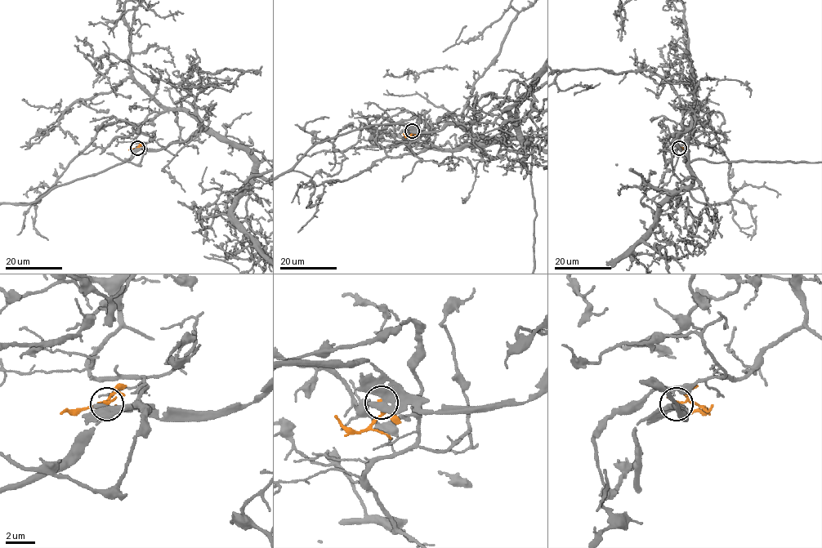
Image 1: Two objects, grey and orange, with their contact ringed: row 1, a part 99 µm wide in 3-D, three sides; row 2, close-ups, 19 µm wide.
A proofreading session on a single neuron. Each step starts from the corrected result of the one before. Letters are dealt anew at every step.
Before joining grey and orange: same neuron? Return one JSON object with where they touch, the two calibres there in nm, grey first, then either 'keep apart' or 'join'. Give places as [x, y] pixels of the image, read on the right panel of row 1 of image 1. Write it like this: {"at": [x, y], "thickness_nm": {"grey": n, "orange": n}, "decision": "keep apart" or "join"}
{"at": [679, 148], "thickness_nm": {"grey": 650, "orange": 150}, "decision": "keep apart"}

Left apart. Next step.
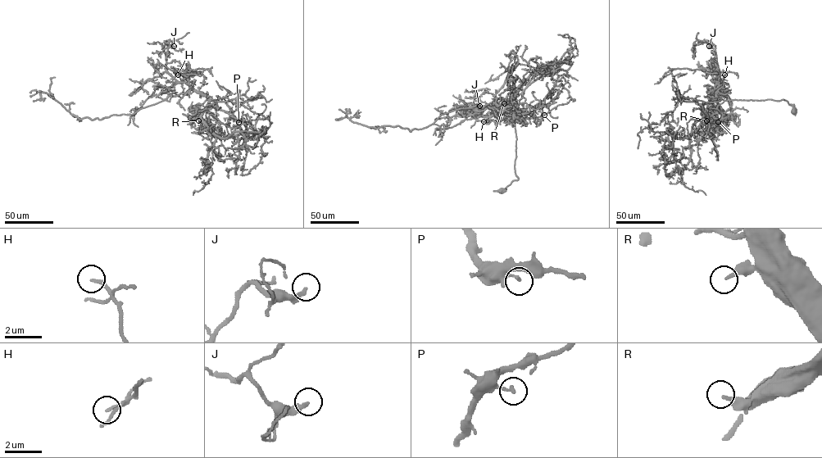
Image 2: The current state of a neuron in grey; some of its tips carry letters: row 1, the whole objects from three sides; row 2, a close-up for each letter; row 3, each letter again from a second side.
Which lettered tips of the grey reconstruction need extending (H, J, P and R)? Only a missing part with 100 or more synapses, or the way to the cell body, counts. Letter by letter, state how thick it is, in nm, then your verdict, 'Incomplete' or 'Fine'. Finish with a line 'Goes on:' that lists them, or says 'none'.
H: Thickness 170 nm. Fine
J: Thickness 240 nm. Fine
P: Thickness 160 nm. Fine
R: Thickness 240 nm. Incomplete
Goes on: R

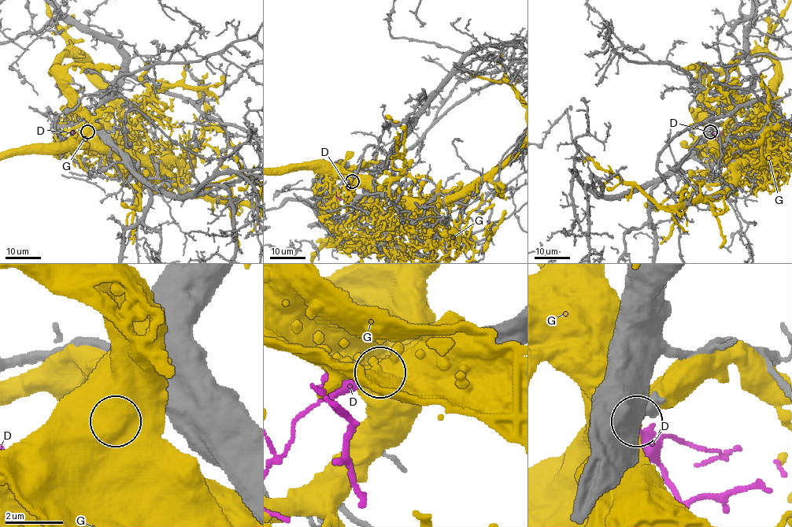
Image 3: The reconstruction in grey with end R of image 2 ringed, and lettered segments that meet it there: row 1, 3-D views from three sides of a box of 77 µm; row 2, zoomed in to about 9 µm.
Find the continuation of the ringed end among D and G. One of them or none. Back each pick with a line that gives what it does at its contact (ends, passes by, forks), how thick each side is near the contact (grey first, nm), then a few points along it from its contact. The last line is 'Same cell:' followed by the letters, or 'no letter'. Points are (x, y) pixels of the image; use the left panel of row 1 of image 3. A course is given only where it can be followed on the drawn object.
D: it ends; calibres 340 and 180 nm
Same cell: D

